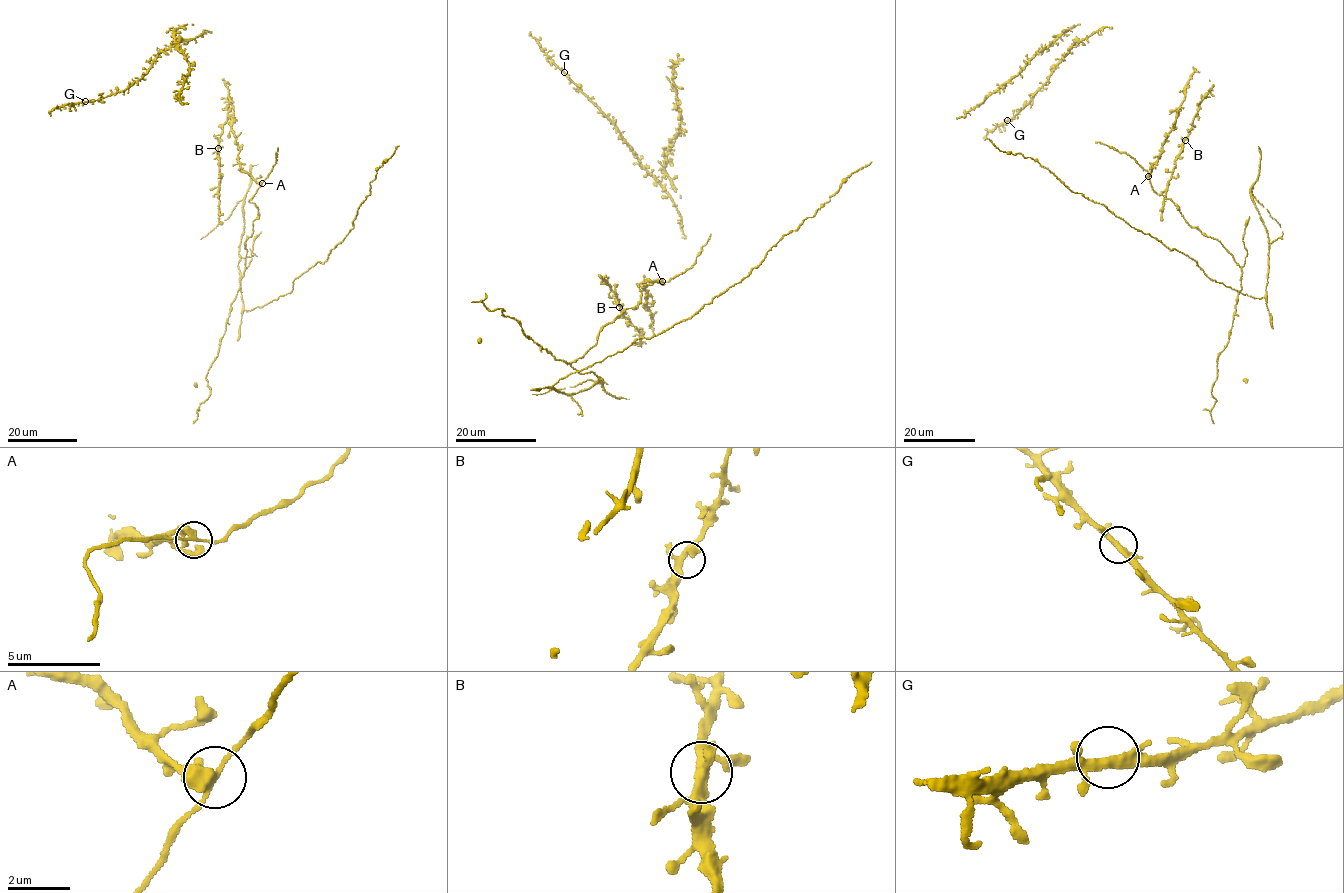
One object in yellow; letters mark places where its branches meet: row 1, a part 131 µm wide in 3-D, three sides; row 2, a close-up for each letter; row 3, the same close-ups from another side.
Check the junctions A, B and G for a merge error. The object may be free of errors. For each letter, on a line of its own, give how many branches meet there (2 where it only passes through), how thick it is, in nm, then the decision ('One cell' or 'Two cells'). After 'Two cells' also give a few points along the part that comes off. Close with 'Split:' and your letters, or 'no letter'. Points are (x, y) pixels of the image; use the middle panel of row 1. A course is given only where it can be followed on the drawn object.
A: Branches: 4. Thickness 280 nm. Two cells. Course of the part to remove: (662, 281), (639, 284), (638, 304), (602, 328), (596, 343), (569, 363), (525, 335), (501, 308), (471, 302)
B: Branches: 4. Thickness 320 nm. One cell
G: Branches: 4. Thickness 260 nm. One cell
Split: A

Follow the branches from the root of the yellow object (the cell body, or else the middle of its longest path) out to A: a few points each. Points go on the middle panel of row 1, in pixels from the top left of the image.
A: (597, 338), (599, 330), (639, 303), (638, 284), (662, 281)

